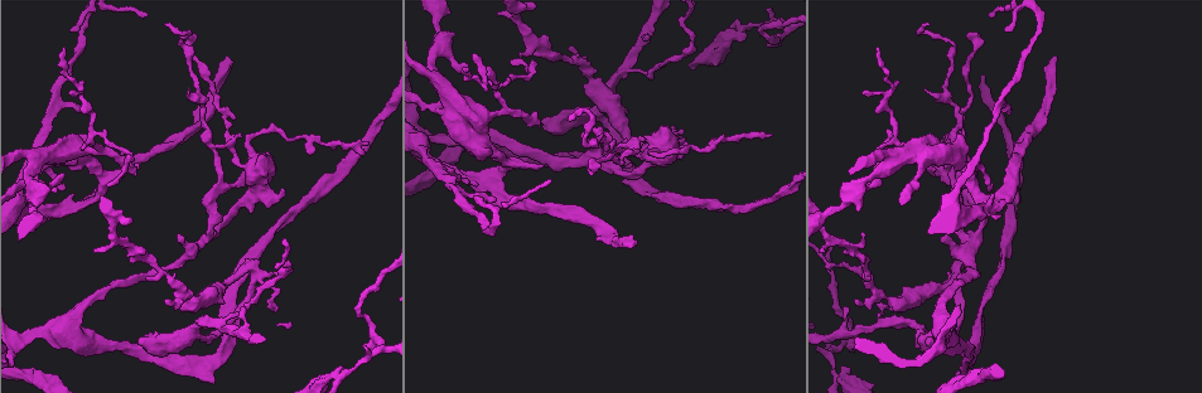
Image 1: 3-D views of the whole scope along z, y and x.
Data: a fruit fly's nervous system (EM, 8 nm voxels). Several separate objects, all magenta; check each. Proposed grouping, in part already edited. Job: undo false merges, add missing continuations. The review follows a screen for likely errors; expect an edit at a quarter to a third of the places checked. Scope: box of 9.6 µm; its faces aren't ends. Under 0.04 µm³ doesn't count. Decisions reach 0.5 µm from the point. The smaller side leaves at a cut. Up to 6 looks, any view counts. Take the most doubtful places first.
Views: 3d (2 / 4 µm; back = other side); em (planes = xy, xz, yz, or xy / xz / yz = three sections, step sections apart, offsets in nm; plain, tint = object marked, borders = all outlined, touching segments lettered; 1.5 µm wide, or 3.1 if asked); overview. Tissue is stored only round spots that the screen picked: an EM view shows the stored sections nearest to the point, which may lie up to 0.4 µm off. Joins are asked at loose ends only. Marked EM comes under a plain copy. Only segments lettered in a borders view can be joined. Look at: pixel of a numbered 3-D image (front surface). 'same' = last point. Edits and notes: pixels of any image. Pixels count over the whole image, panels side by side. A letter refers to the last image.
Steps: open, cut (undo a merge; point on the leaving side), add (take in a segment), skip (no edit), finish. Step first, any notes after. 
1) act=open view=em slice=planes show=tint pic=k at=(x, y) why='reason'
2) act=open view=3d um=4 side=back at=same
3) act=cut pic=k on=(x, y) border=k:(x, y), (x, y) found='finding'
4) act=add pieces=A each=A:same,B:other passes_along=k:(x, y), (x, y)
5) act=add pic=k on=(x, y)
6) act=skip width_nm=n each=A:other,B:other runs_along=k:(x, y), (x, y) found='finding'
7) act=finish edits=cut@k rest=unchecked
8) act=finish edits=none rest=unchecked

act=open view=3d um=4 side=back pic=1 at=(35, 207) why='a narrow waist'

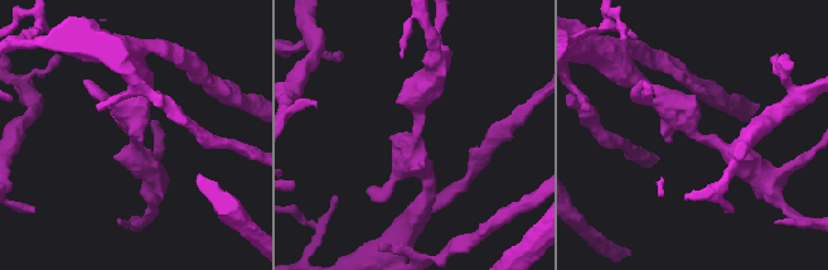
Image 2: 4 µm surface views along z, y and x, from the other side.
act=open view=em slice=xy step=4 show=tint pic=2 at=(415, 128) arm_widths_nm=260,360 why='need the tissue'

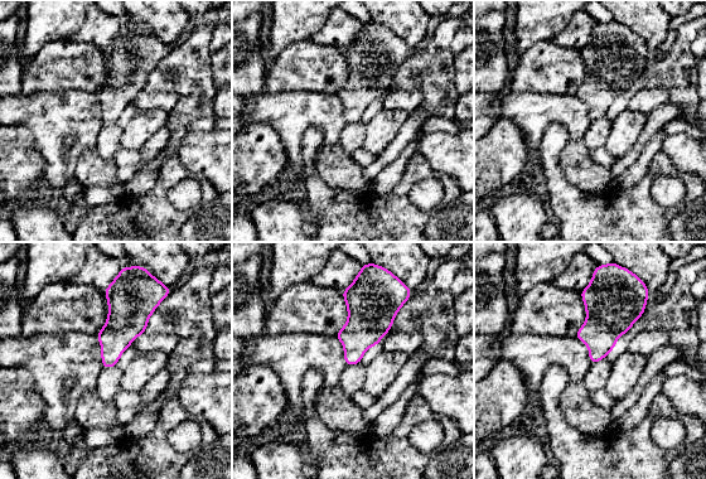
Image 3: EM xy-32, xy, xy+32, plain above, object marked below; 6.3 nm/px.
act=open view=em slice=xy step=4 show=borders at=same

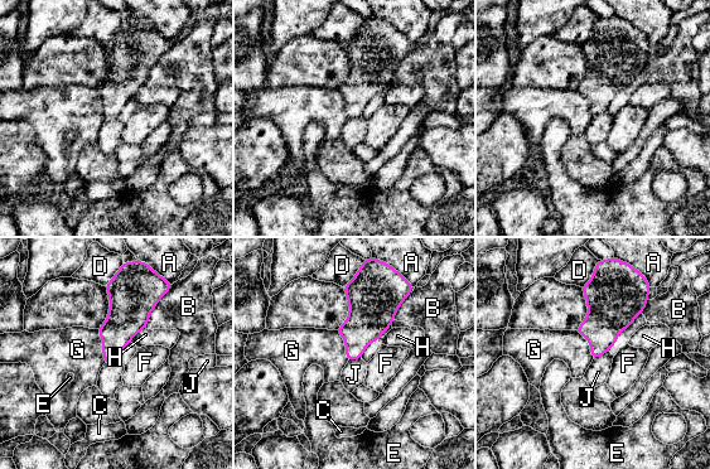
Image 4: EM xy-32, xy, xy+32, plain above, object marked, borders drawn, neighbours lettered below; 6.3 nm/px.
act=skip each=A:other,B:other,C:other,D:other,E:other,F:other,G:other,H:other,J:other border=4:(145, 327), (129, 342) found='continuous, no second cell'

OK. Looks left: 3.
act=open view=em slice=planes show=tint pic=1 at=(56, 191) why='free end'

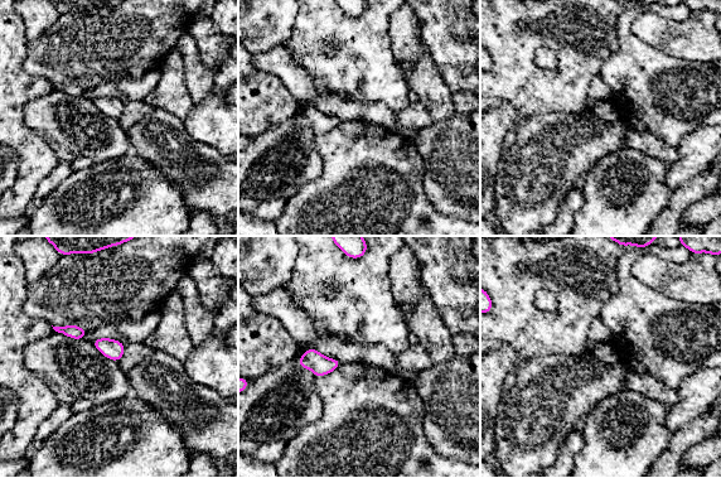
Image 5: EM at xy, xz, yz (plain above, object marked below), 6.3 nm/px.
act=open view=em slice=planes show=borders at=same

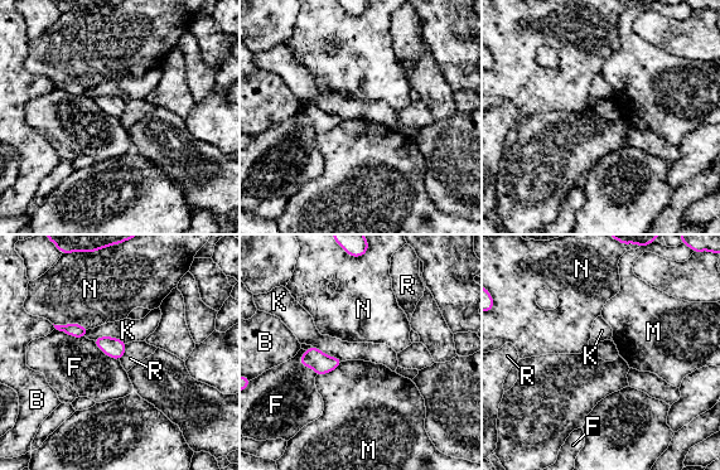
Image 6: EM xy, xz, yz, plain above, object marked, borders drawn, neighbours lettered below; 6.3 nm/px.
act=skip each=B:other,F:other,K:other,M:other,N:other,R:other border=6:(126, 344), (126, 349), (119, 359) found='no lettered segment goes on from it'

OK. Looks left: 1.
act=open view=em slice=planes show=borders pic=1 at=(495, 201) why='thin end'

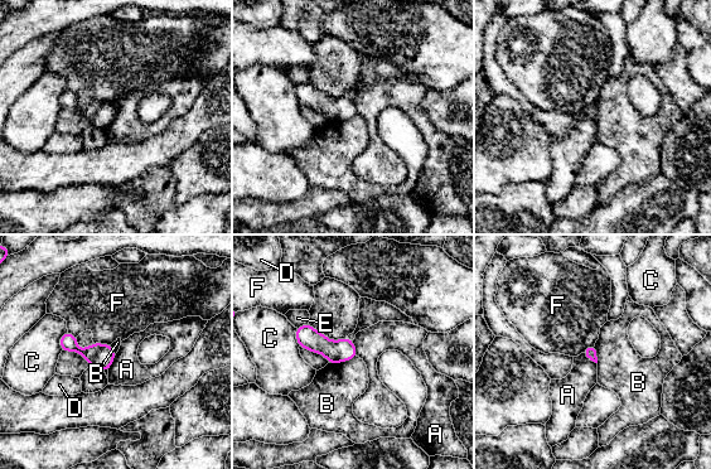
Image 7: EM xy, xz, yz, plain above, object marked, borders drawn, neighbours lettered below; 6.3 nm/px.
act=skip each=A:other,B:other,C:other,D:other,E:other,F:other runs_along=7:(299, 330), (333, 351), (352, 353) found='none of them fits'

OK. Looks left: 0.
act=finish edits=none rest=unchecked

